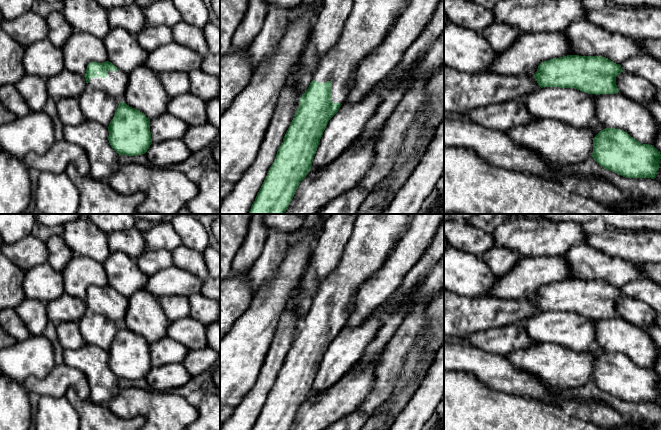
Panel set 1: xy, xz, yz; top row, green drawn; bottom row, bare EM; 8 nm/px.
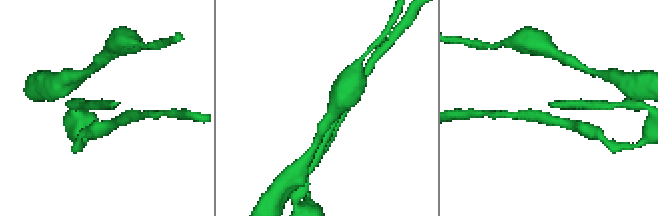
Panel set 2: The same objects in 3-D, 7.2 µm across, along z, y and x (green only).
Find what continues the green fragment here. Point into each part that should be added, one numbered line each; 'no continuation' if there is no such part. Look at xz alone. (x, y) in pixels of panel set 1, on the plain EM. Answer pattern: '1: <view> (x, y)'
1: xz (375, 236)

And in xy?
1: xy (115, 307)

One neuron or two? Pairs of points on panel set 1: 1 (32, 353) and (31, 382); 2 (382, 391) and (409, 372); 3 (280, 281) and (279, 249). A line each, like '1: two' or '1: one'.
1: two
2: two
3: two

